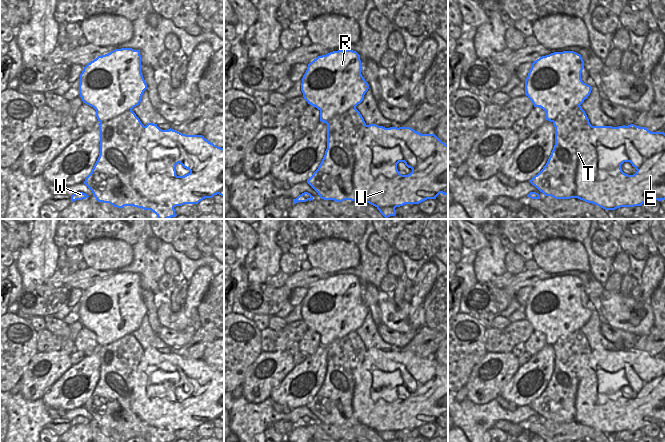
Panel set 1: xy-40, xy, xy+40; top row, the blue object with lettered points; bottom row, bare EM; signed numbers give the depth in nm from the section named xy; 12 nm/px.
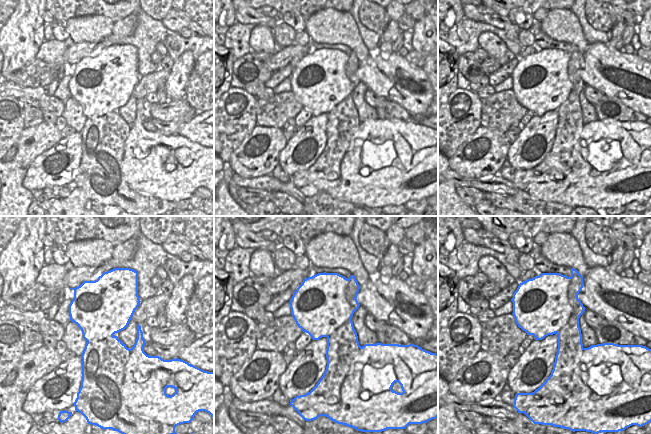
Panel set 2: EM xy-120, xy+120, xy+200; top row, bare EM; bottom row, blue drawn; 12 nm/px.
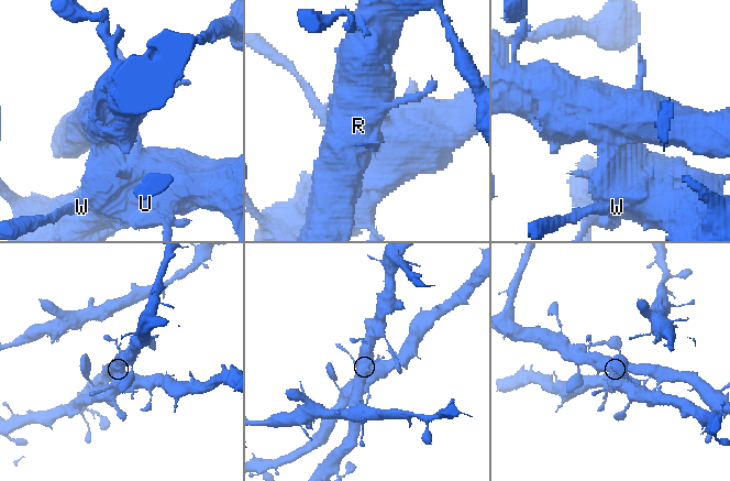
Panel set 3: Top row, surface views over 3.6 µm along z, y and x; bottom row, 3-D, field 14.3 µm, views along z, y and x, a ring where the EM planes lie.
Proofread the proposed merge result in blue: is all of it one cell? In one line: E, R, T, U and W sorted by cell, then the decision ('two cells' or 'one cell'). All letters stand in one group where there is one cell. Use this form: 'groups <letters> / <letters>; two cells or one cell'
groups E T U W / R; two cells

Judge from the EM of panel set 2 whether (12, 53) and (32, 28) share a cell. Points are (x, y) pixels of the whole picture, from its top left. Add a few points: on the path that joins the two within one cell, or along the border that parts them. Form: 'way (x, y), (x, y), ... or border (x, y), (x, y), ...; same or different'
way (18, 47), (25, 40), (26, 34); same

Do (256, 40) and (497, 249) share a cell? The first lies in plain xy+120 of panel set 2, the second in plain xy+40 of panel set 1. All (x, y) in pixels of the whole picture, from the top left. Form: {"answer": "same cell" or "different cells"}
{"answer": "same cell"}

